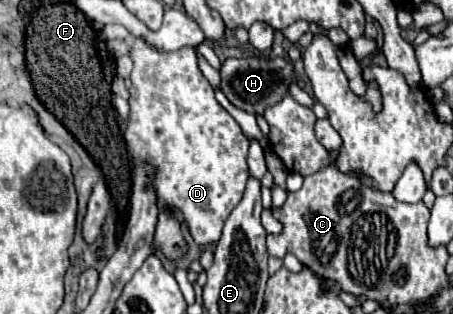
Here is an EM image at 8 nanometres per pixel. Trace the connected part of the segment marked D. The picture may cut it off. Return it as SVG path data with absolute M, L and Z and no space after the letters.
M138 38L130 40L130 58L134 70L130 74L130 120L124 128L126 144L134 160L150 162L158 168L156 192L160 206L176 208L192 238L198 244L216 244L222 234L222 224L232 208L242 200L246 178L248 178L248 138L238 122L216 102L210 82L204 78L196 64L196 50L186 46L178 52L156 52L146 48Z

